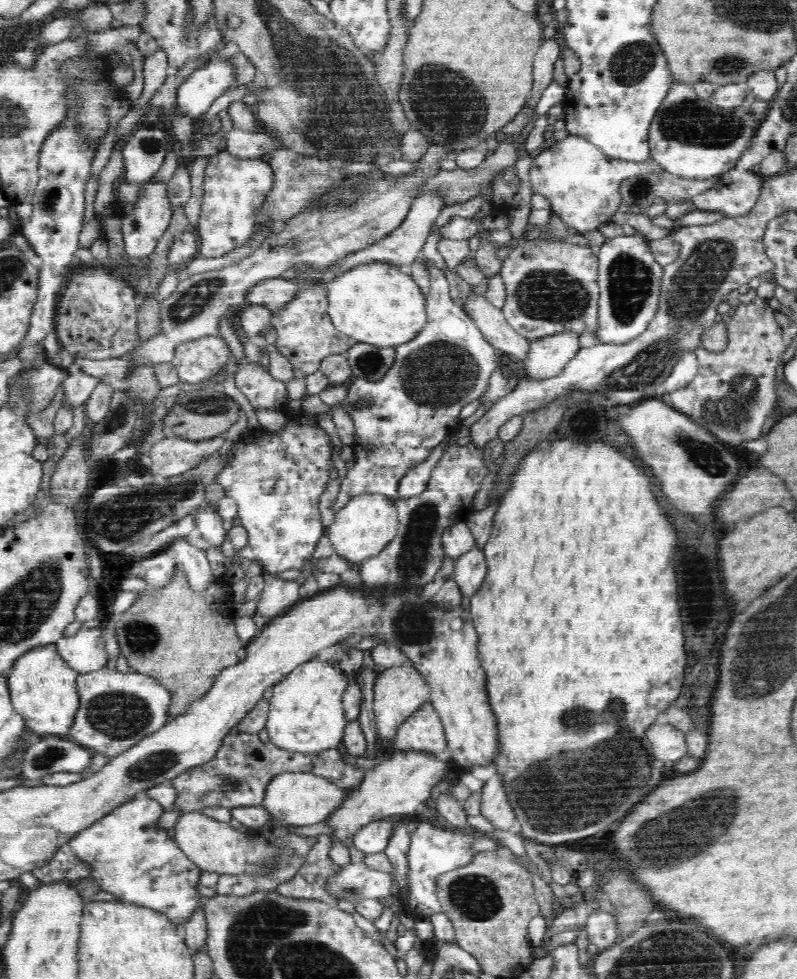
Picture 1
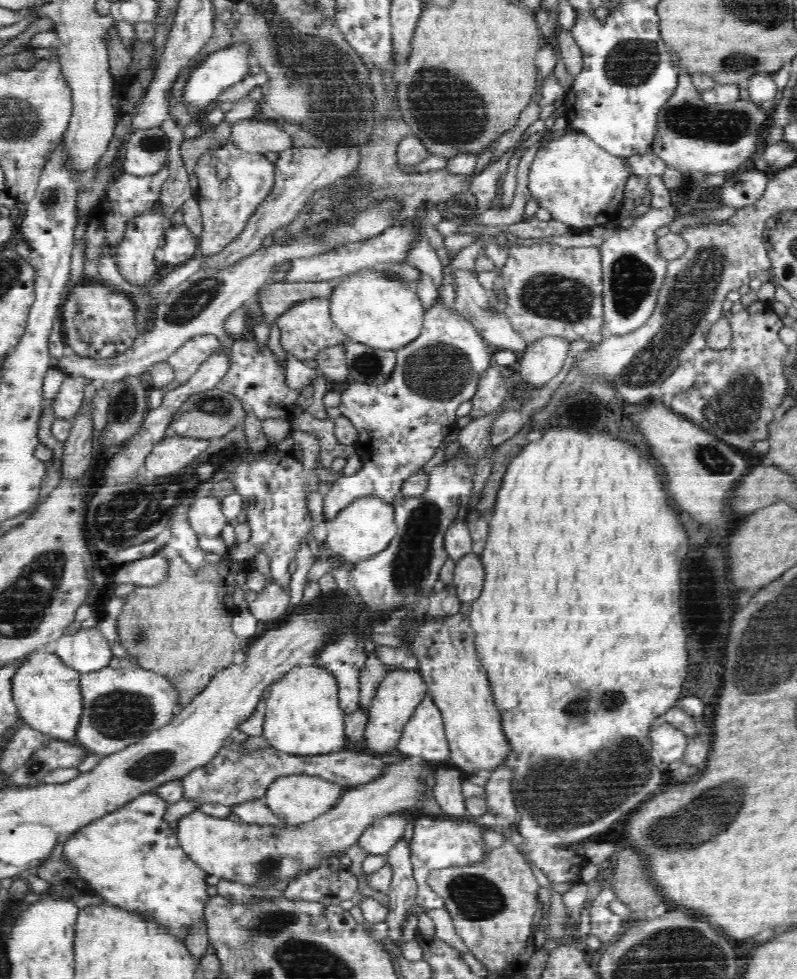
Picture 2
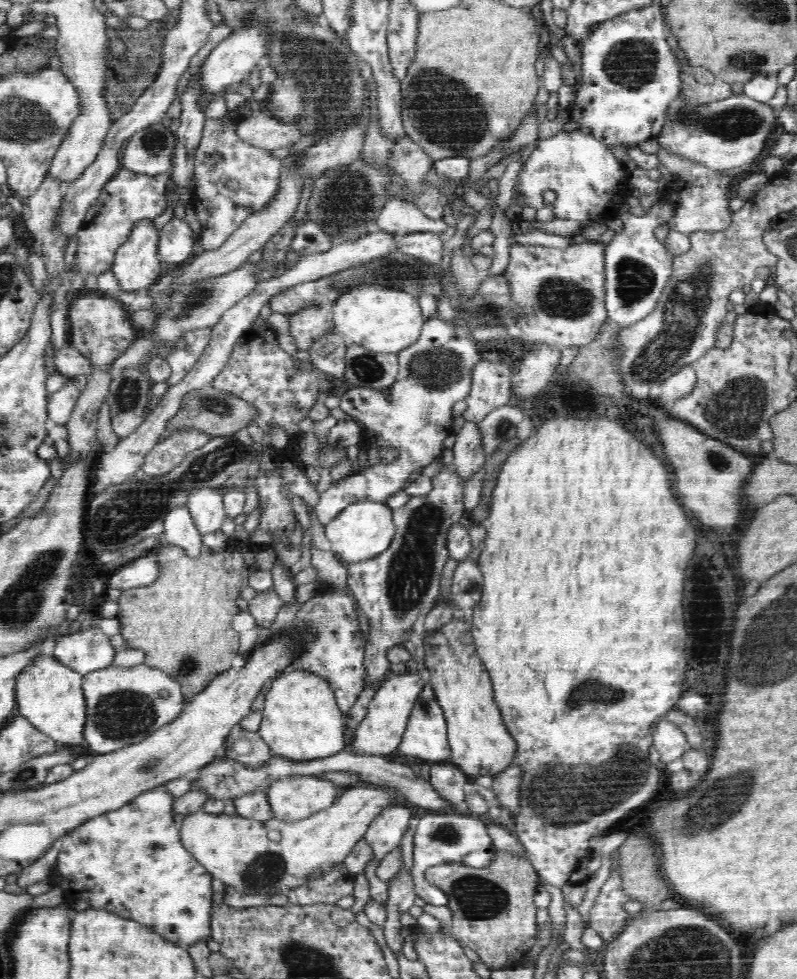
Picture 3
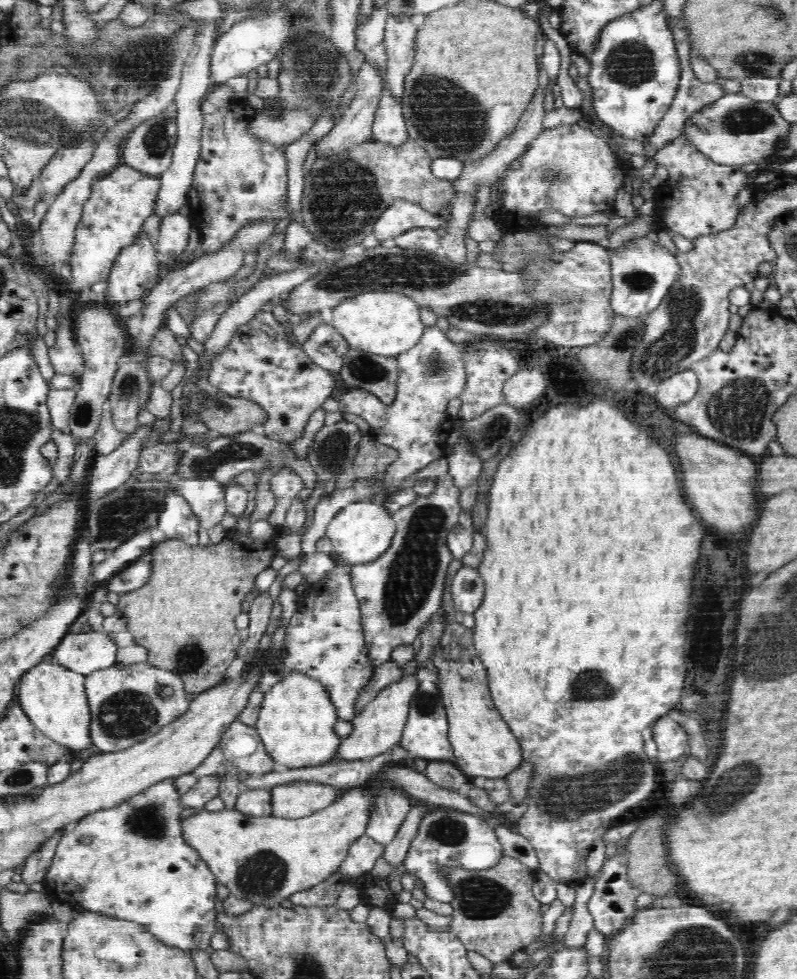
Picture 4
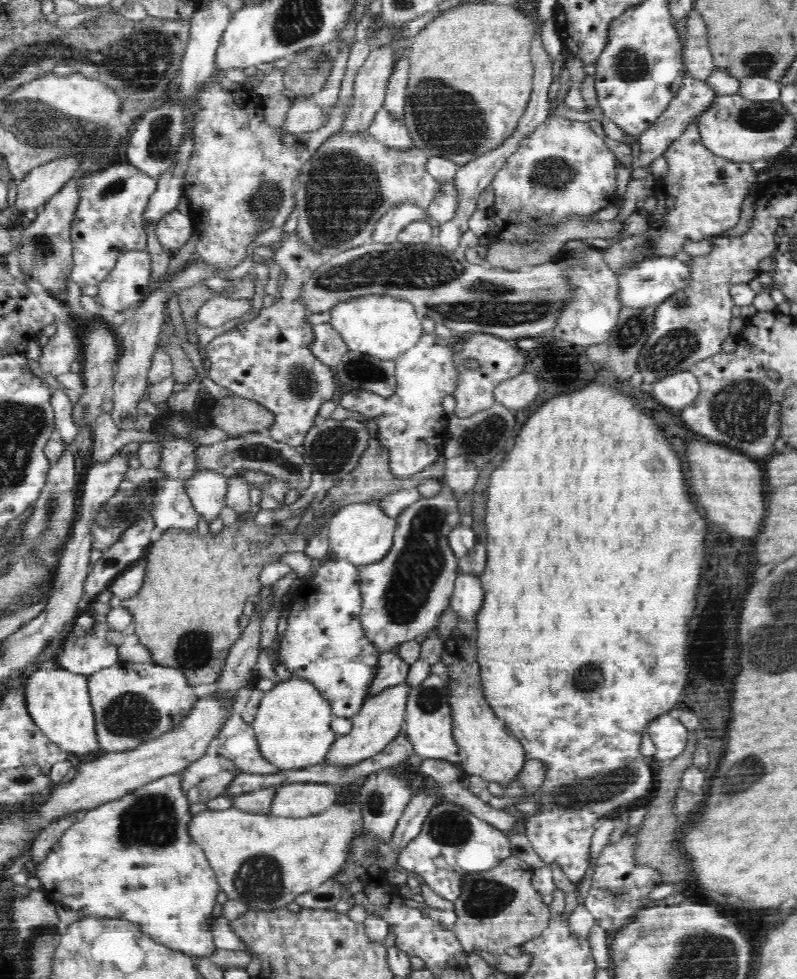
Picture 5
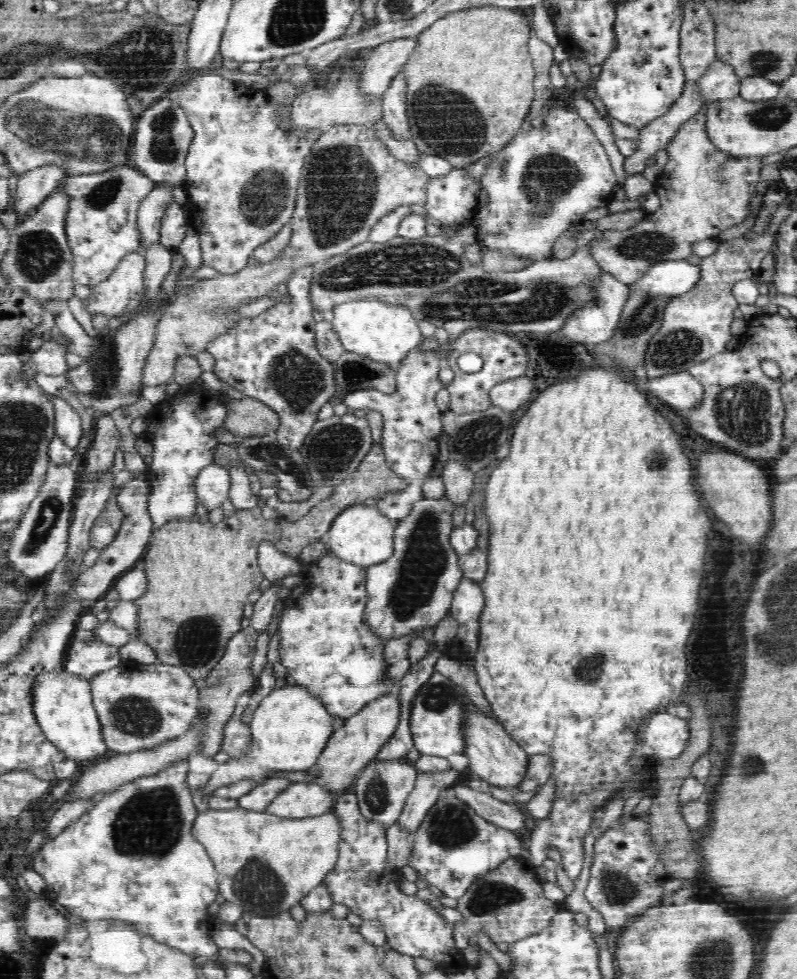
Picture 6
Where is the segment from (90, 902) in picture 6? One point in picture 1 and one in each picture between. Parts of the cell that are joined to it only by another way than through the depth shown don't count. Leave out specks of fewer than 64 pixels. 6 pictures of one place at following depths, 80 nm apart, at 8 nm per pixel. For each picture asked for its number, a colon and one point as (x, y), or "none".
1: (132, 858)
2: (130, 857)
3: (130, 862)
4: (132, 862)
5: (133, 859)

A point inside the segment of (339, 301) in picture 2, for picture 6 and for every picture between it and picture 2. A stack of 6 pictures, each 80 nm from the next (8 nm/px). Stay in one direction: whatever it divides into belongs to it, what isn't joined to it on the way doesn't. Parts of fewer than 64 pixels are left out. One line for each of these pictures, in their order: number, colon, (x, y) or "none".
3: (382, 320)
4: (387, 324)
5: (383, 327)
6: (386, 334)

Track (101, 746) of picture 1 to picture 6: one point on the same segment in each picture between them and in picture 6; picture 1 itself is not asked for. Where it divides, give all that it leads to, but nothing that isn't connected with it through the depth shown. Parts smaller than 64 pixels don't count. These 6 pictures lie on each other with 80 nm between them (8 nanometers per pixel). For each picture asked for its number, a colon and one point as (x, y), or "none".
2: (121, 706)
3: (124, 705)
4: (128, 704)
5: (133, 703)
6: (141, 706)

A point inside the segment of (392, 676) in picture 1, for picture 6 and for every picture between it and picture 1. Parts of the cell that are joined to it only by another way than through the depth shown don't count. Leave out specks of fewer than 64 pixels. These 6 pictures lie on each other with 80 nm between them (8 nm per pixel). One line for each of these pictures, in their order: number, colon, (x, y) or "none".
2: (401, 690)
3: (381, 732)
4: (378, 728)
5: (379, 721)
6: (351, 748)

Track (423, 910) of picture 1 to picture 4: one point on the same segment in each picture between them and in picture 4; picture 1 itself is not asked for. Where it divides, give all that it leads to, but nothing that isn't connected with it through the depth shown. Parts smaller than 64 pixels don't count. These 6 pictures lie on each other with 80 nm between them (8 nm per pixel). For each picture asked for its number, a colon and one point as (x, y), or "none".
2: (436, 844)
3: (444, 838)
4: (447, 838)

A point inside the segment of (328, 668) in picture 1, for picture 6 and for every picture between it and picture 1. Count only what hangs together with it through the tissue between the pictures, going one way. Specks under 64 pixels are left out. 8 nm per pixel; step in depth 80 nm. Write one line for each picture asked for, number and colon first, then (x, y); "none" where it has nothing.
2: (303, 717)
3: (301, 722)
4: (296, 721)
5: (292, 724)
6: (290, 728)

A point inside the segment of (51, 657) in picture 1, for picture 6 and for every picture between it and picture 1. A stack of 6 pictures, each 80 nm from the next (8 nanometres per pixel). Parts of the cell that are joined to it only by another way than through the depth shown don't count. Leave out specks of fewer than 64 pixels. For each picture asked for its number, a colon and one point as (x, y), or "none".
2: (47, 693)
3: (49, 694)
4: (53, 697)
5: (58, 701)
6: (63, 704)

